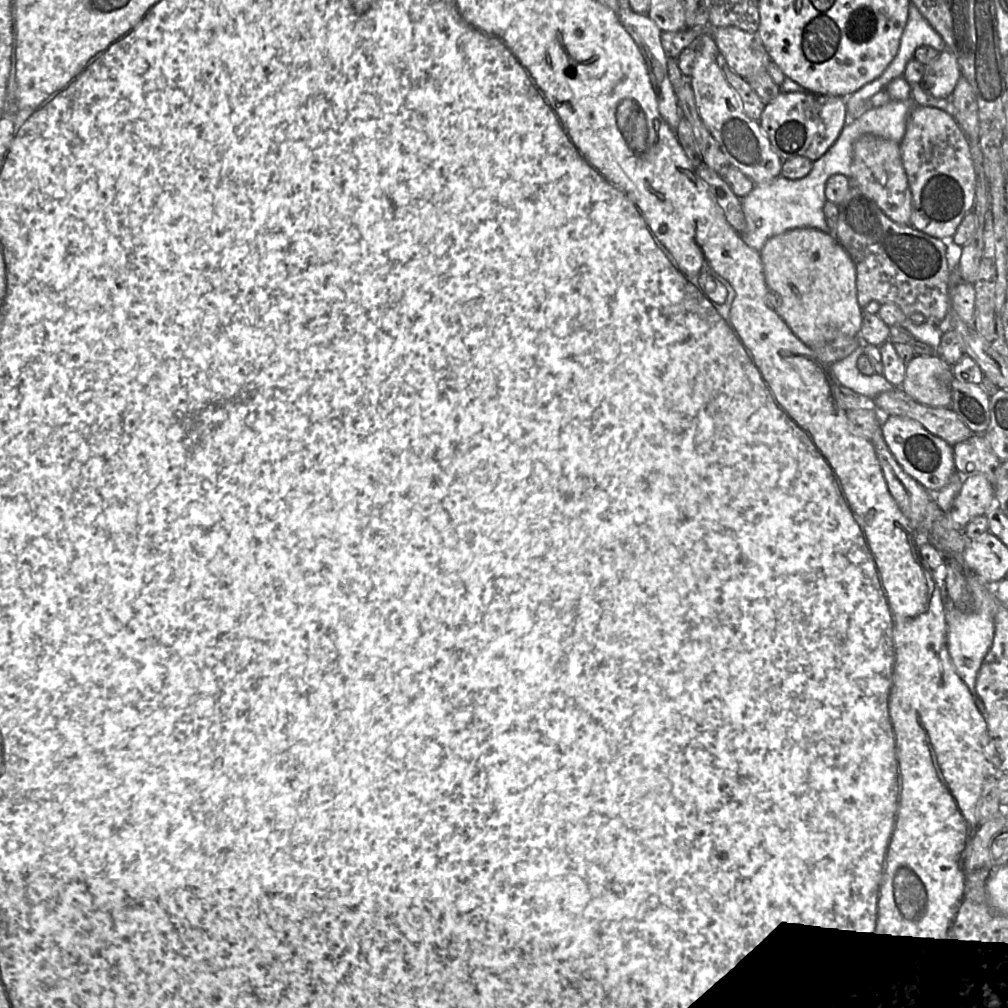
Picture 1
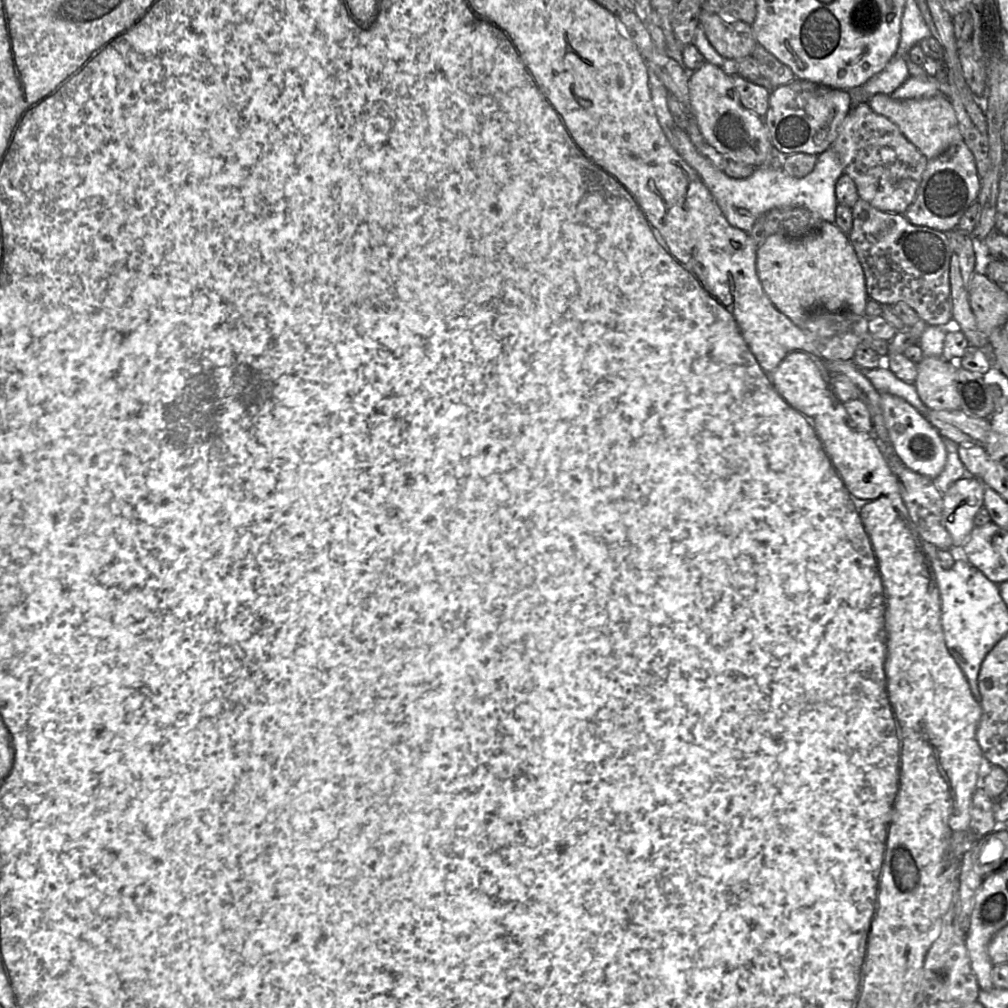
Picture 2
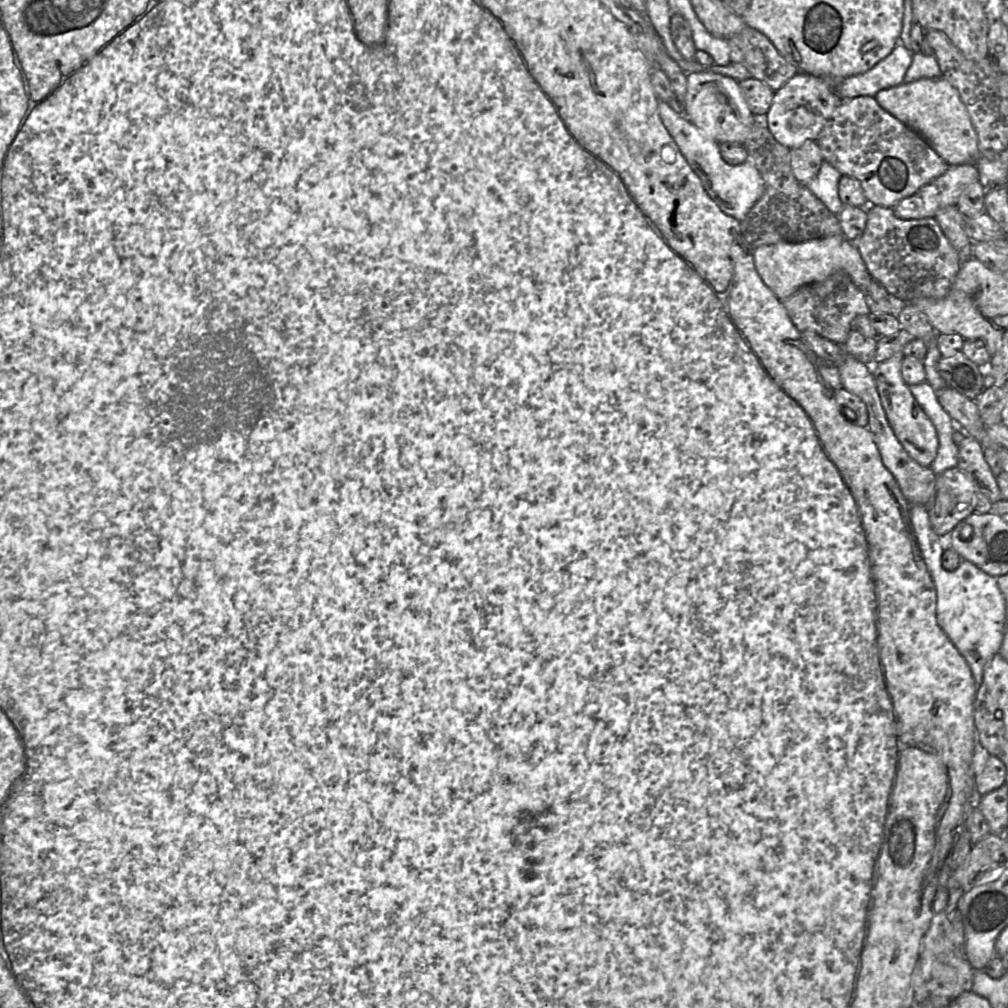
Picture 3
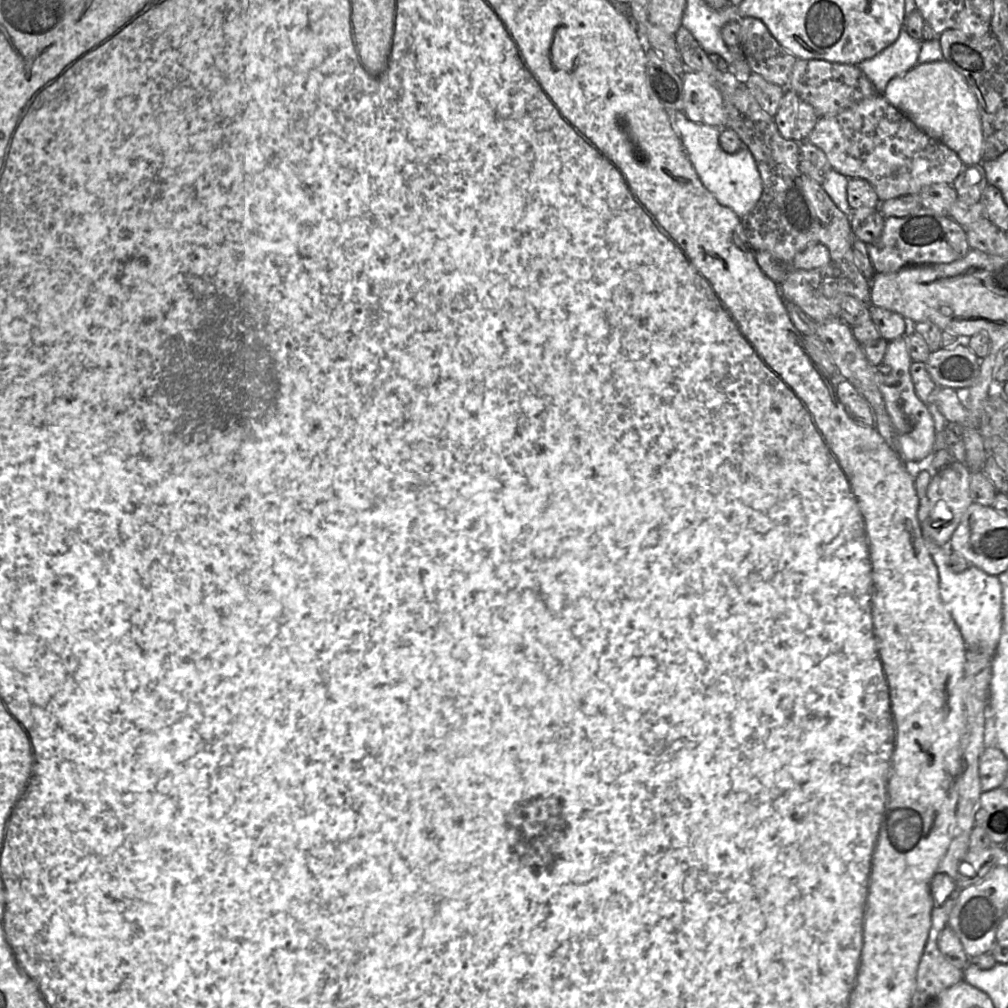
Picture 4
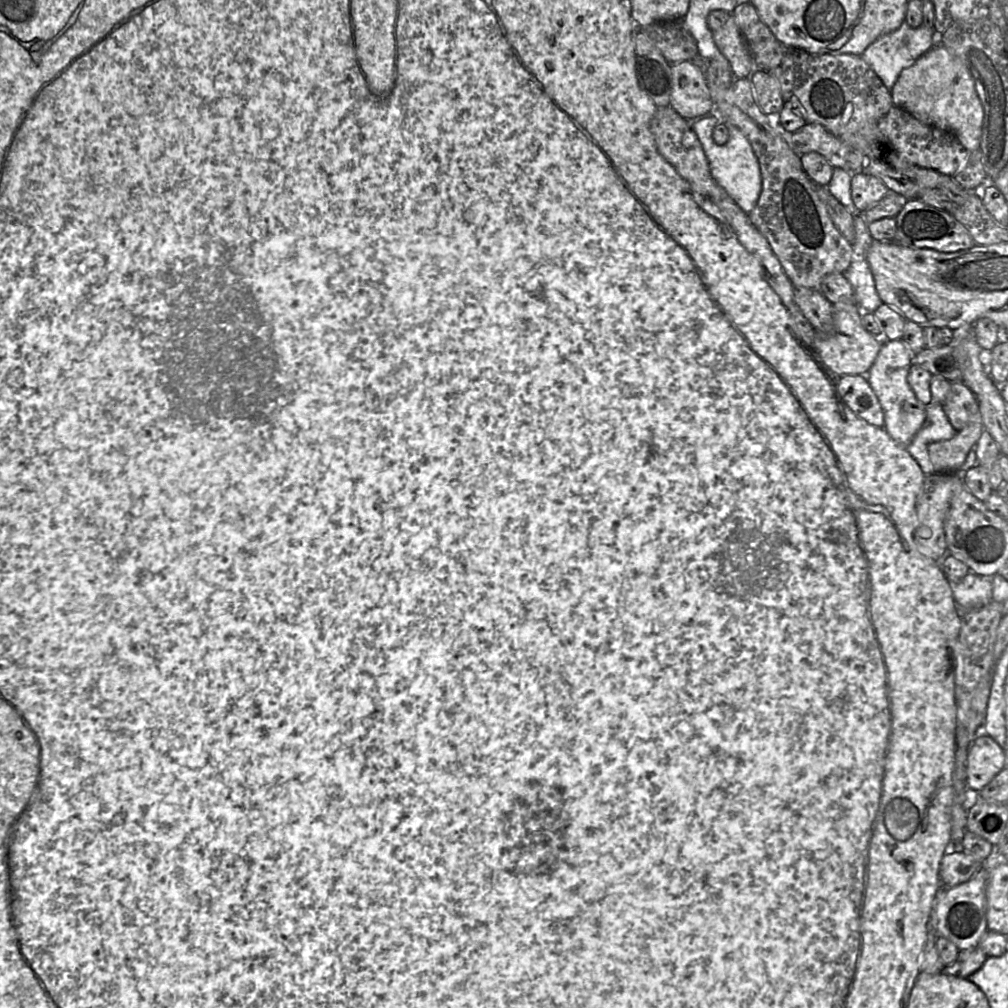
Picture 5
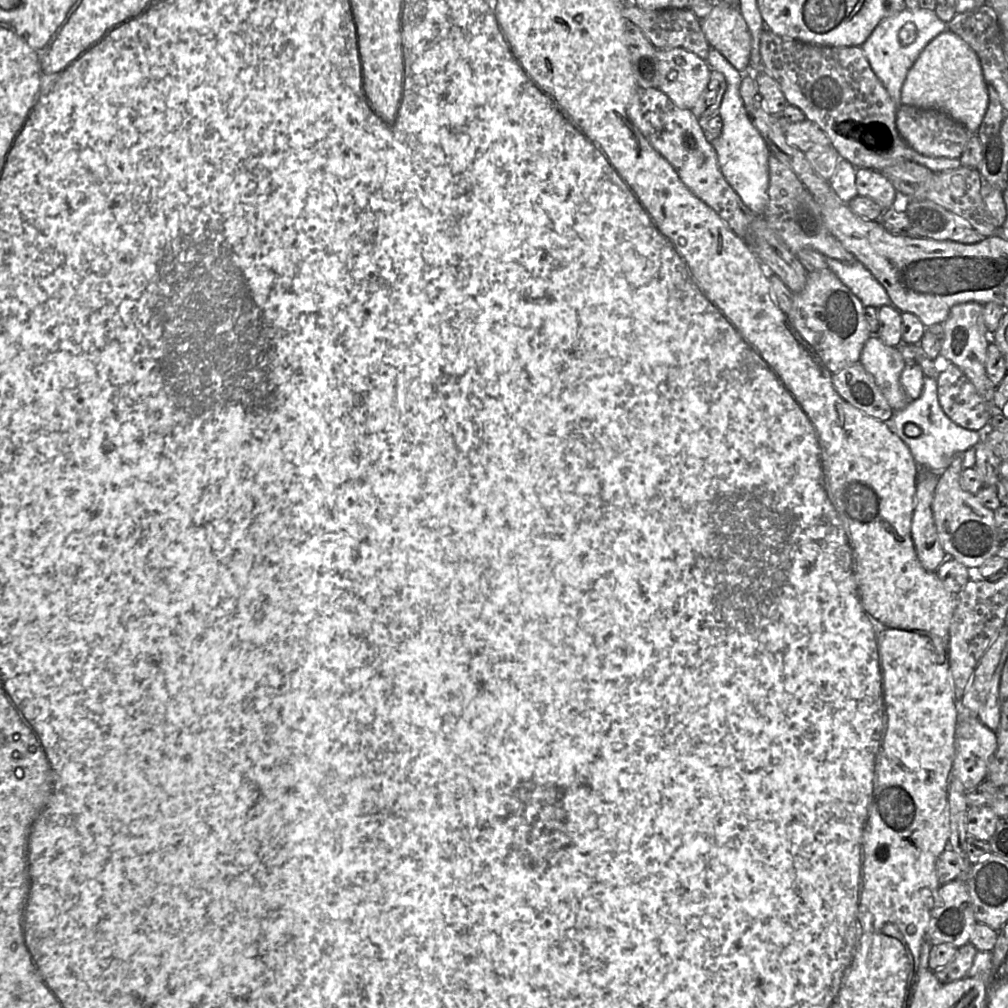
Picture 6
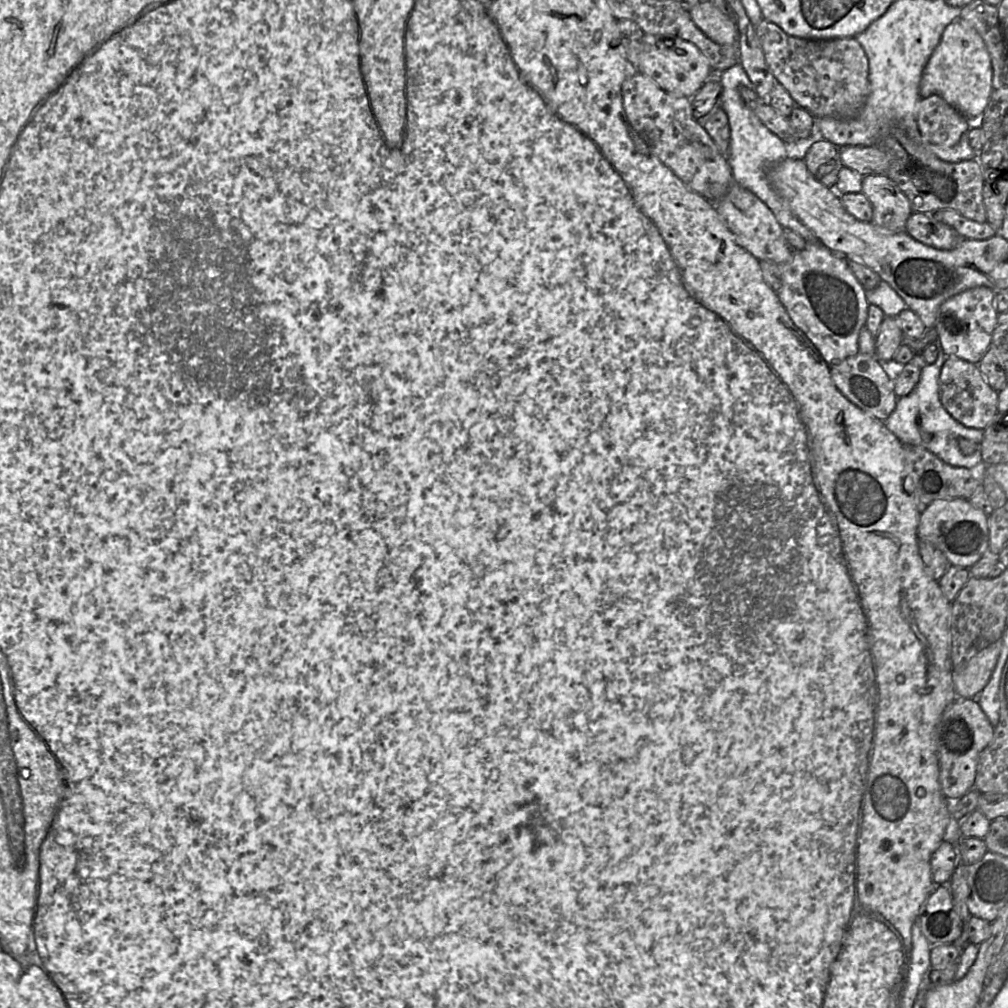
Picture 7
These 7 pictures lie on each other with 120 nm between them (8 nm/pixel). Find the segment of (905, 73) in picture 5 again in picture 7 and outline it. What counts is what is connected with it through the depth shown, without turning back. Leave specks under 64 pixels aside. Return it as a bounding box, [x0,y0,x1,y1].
[920,18,992,119]

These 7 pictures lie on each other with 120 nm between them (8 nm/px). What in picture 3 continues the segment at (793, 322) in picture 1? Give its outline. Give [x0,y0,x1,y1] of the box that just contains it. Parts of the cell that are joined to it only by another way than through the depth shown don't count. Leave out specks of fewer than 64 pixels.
[753,235,871,301]

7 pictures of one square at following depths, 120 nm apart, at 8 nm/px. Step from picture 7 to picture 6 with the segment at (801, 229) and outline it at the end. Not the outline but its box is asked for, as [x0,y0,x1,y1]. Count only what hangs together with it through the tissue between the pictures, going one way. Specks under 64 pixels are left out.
[707,48,770,216]

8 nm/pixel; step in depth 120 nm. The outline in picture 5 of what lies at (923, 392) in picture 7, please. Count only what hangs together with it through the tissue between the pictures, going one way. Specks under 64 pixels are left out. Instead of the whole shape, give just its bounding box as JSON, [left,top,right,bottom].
[907,401,957,475]

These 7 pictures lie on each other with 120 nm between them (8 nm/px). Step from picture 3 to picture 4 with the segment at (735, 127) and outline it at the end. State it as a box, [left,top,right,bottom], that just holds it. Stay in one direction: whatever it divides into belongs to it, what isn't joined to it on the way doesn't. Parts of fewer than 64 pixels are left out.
[683,70,726,128]

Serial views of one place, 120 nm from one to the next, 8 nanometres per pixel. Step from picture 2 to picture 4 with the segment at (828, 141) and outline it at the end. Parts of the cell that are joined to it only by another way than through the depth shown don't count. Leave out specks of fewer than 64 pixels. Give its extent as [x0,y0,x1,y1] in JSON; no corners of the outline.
[773,88,820,142]

